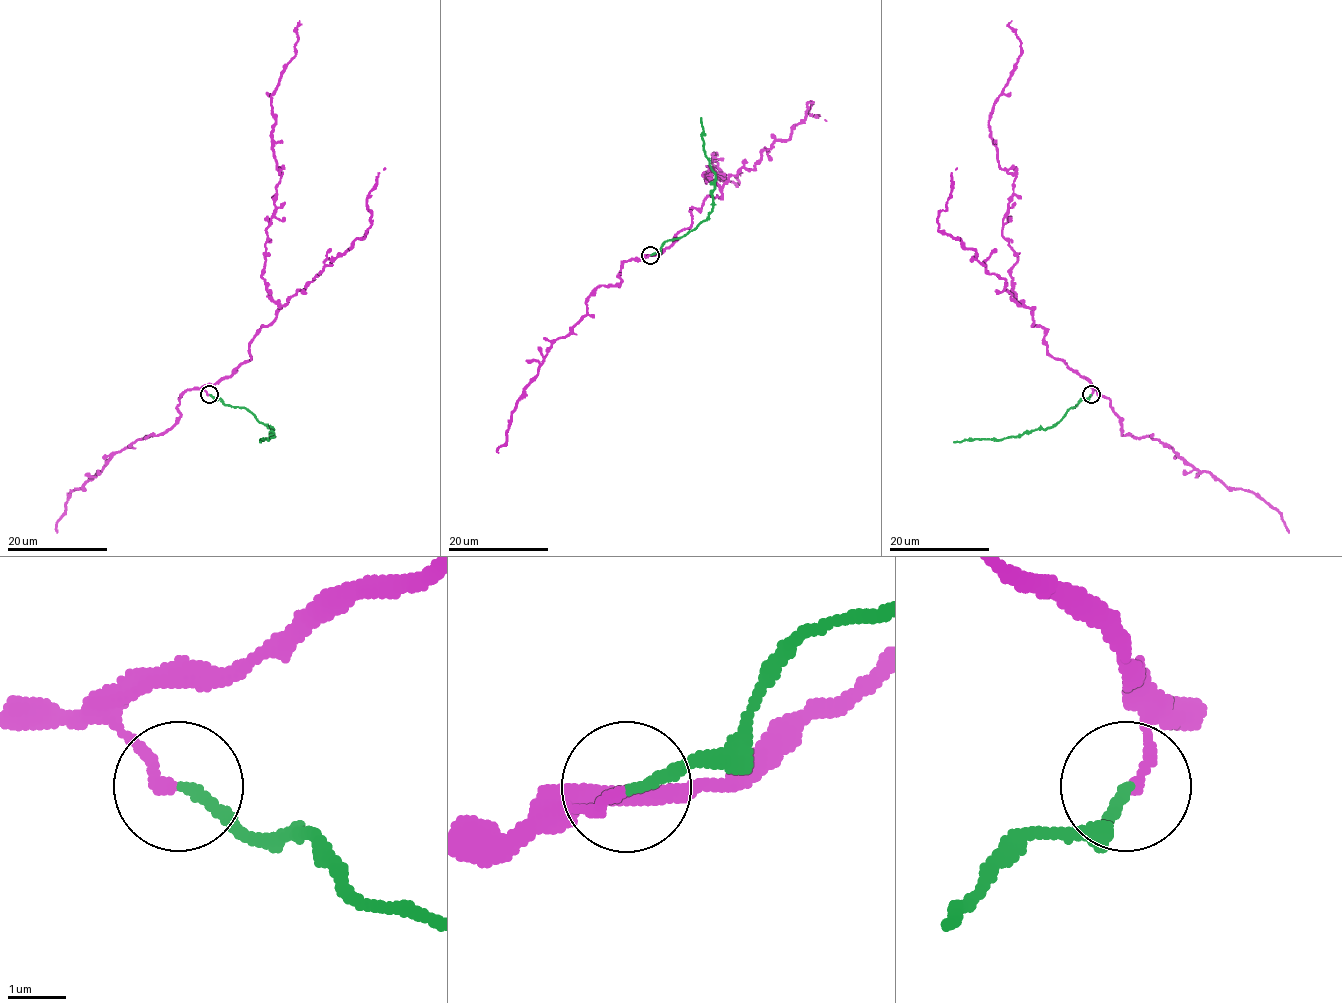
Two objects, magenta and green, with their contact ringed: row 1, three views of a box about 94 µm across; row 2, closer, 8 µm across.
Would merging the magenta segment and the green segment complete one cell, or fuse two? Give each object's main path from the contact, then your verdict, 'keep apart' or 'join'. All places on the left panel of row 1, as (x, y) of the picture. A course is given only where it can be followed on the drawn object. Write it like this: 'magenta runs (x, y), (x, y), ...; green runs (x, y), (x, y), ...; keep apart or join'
magenta runs (208, 395), (250, 359), (249, 343), (280, 308), (261, 277), (280, 177), (271, 94), (299, 20); green runs (208, 395), (226, 405), (245, 407), (271, 429), (274, 436), (260, 442); keep apart

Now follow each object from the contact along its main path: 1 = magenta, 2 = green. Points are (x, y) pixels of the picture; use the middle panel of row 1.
1: (649, 255), (721, 195), (702, 174), (707, 166), (721, 179), (715, 153), (725, 177), (740, 176)
2: (649, 255), (667, 240), (686, 235), (711, 211), (715, 172), (705, 154), (701, 118)

